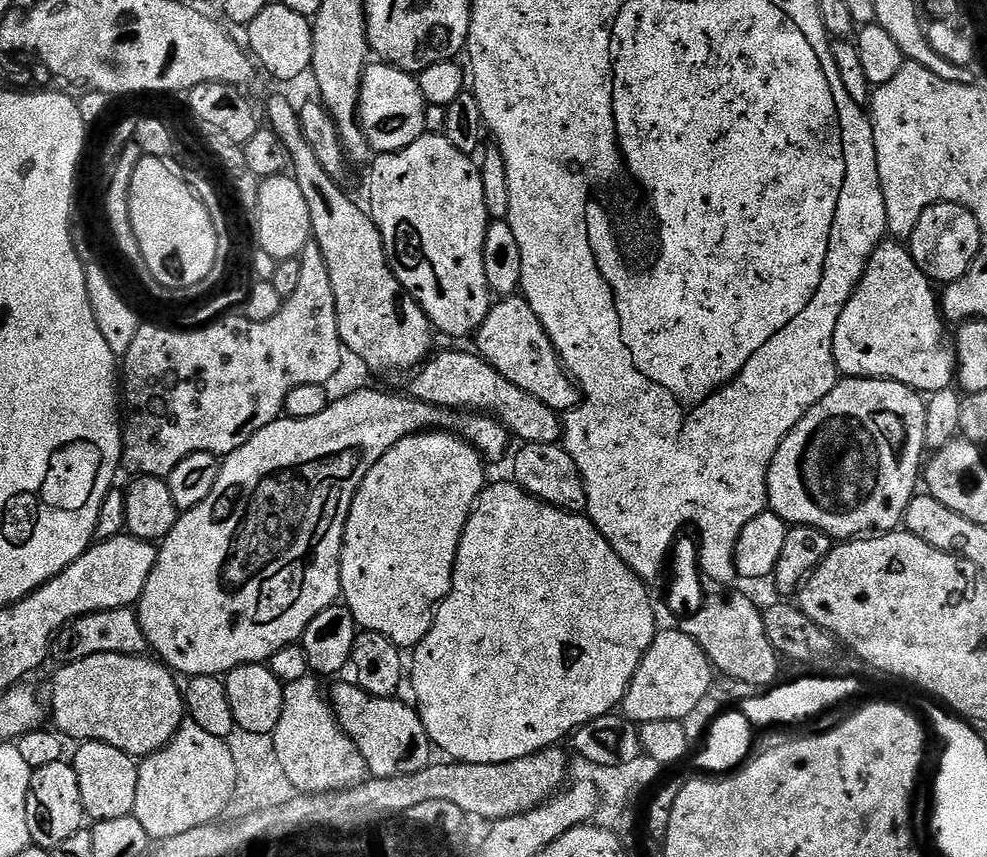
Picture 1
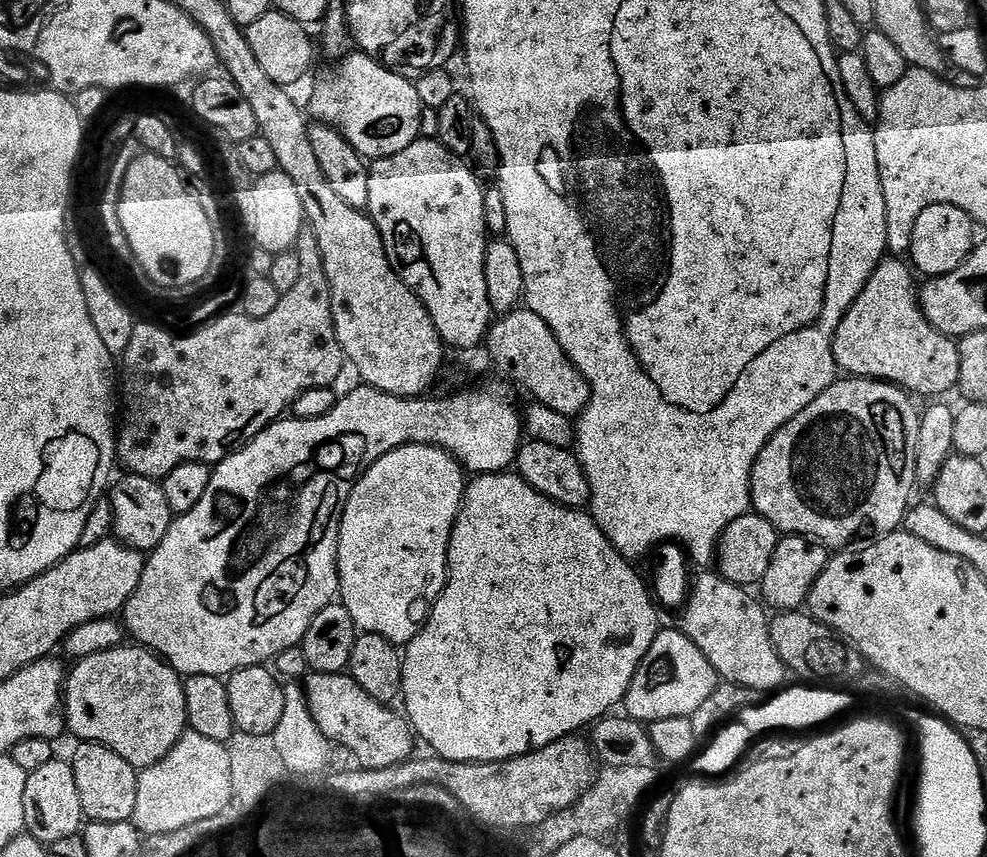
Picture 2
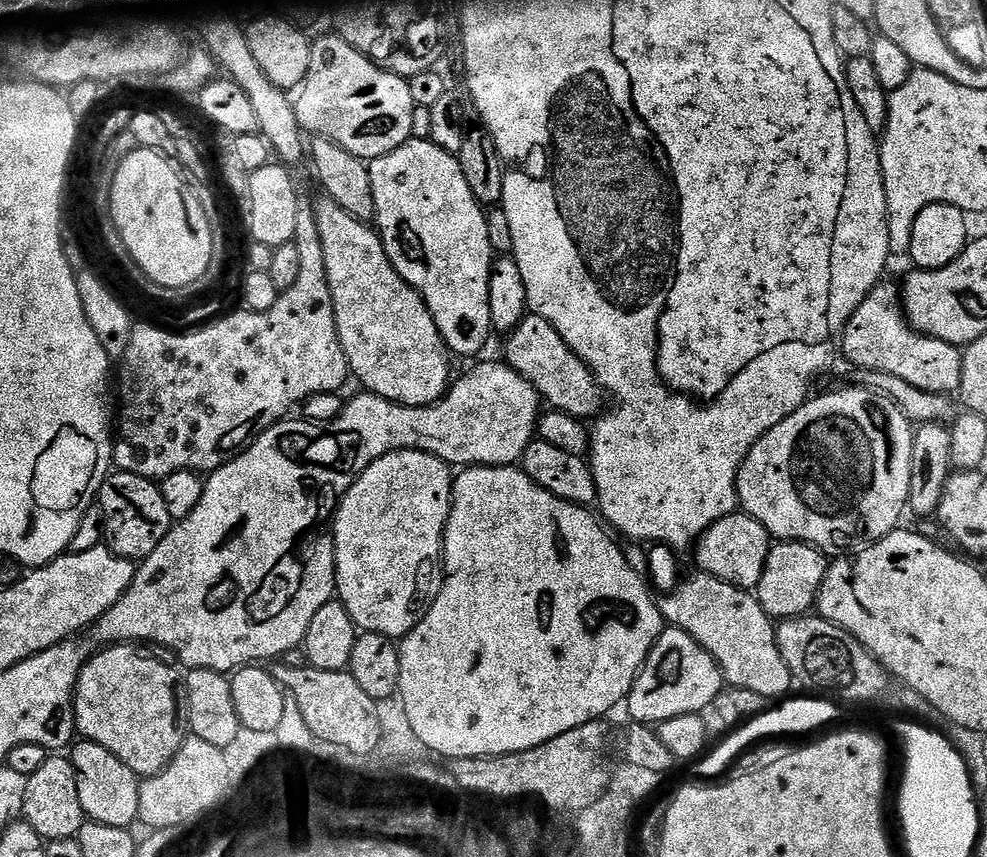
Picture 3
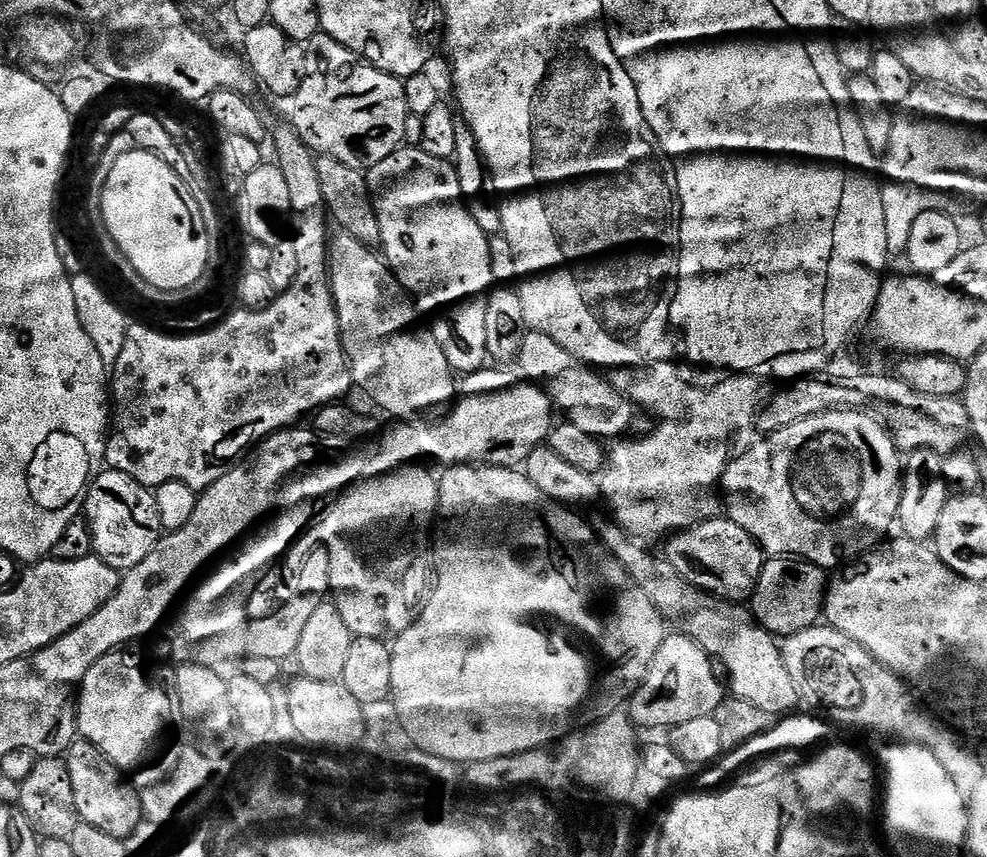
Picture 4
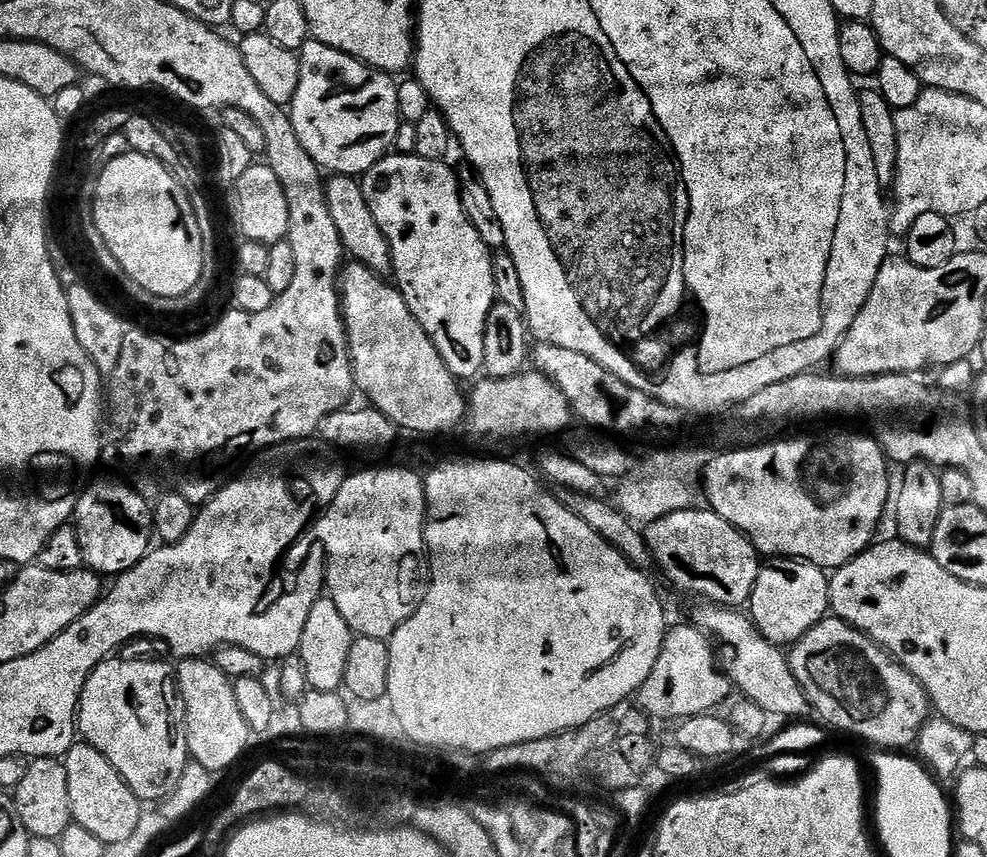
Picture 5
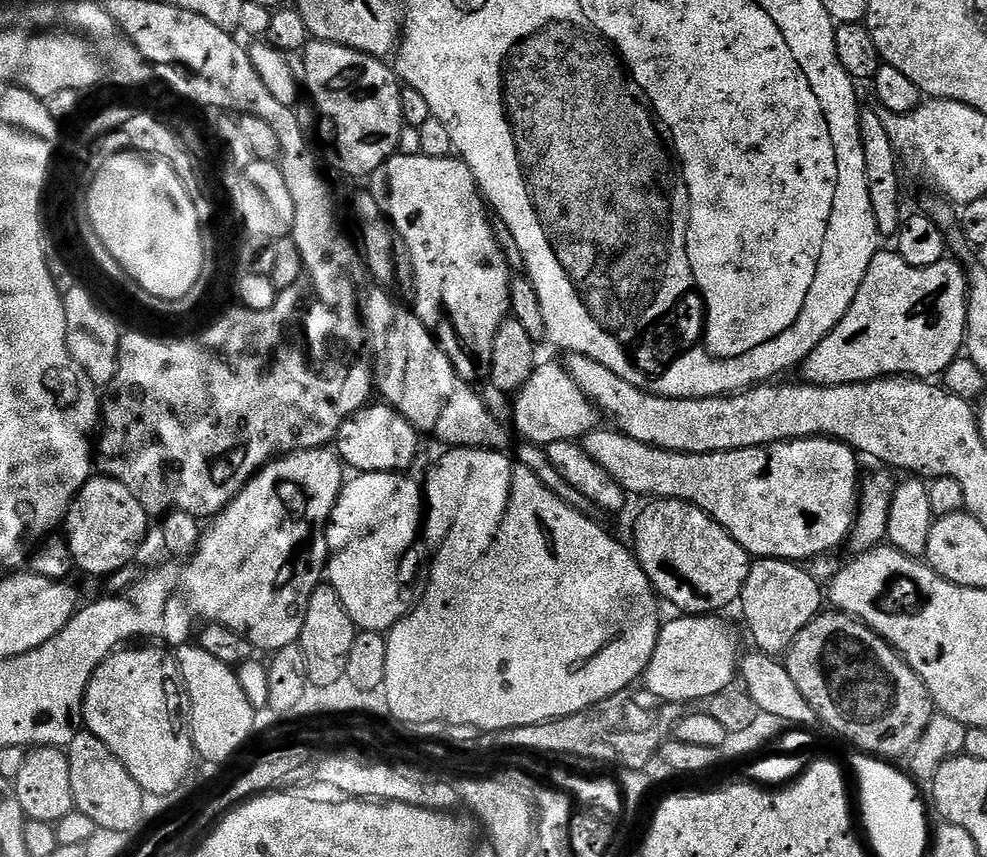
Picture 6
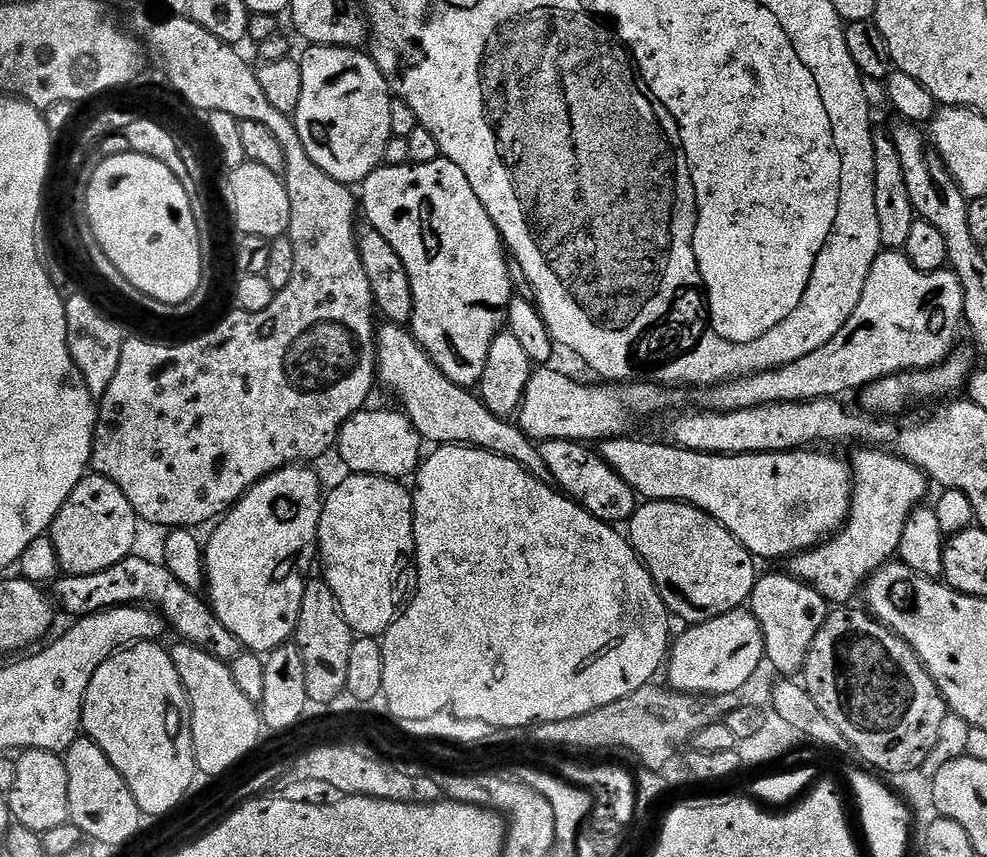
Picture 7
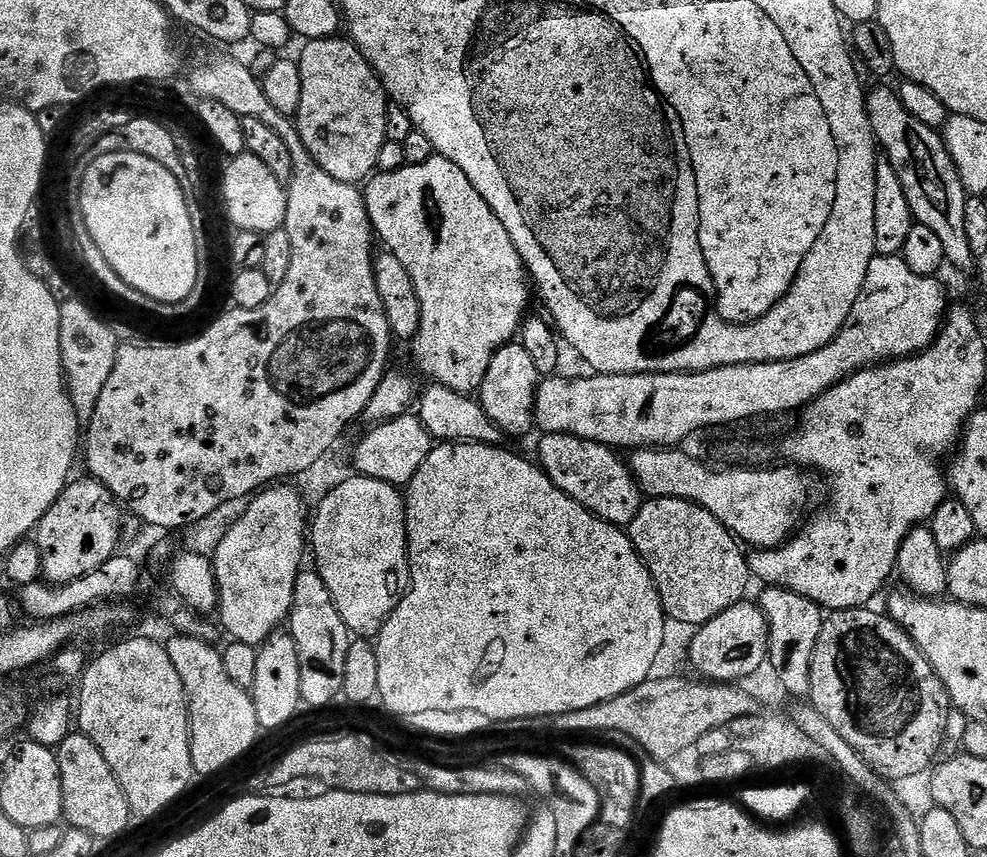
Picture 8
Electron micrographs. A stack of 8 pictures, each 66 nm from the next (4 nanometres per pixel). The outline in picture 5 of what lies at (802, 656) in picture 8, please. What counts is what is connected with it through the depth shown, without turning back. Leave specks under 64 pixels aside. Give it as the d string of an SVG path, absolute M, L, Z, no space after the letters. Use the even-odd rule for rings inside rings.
M795 556L765 559L758 570L758 582L754 582L752 599L746 605L756 629L777 646L791 646L799 642L815 624L829 615L829 579L825 569L808 560Z

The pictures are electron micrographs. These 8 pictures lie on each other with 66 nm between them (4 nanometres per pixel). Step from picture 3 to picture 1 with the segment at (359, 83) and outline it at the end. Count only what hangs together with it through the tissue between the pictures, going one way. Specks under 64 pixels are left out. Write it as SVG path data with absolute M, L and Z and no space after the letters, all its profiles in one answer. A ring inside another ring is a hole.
M383 62L369 63L364 69L360 87L360 115L358 122L368 139L368 147L373 153L397 152L418 137L425 135L426 101L420 81L411 72L393 68Z

